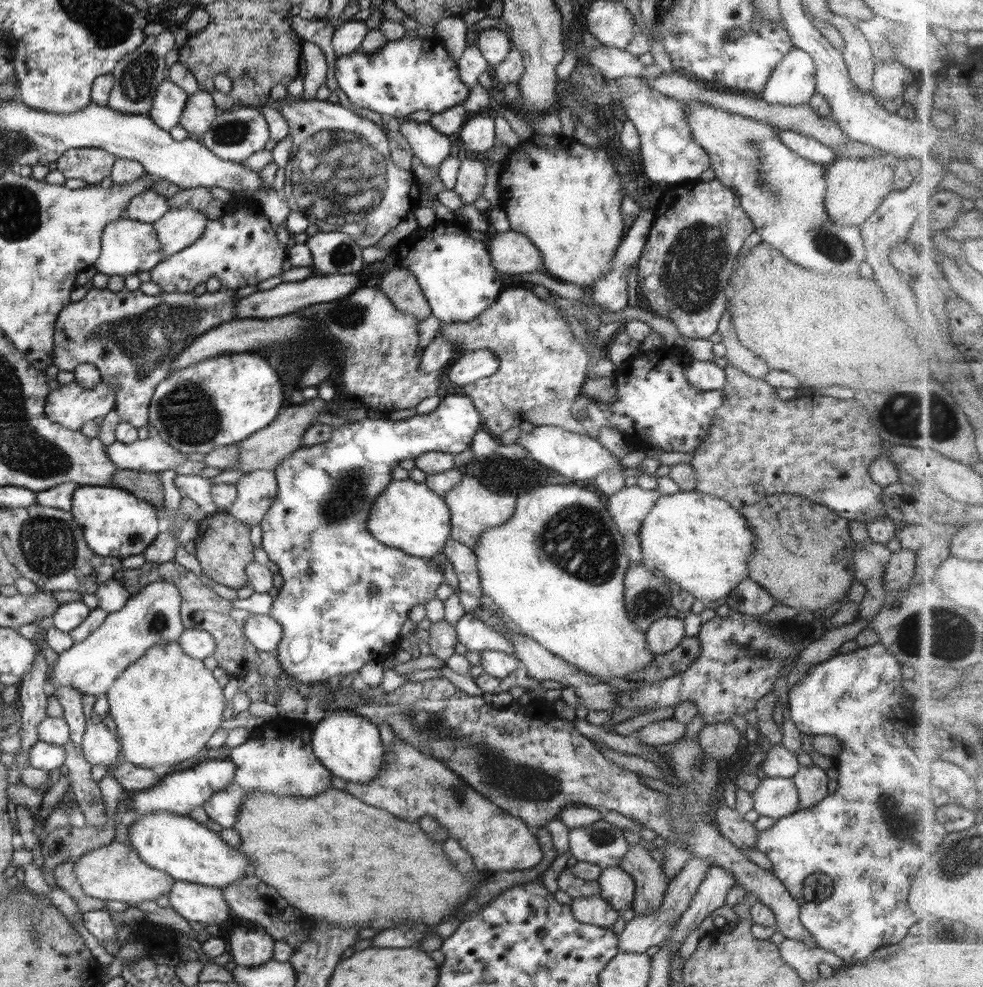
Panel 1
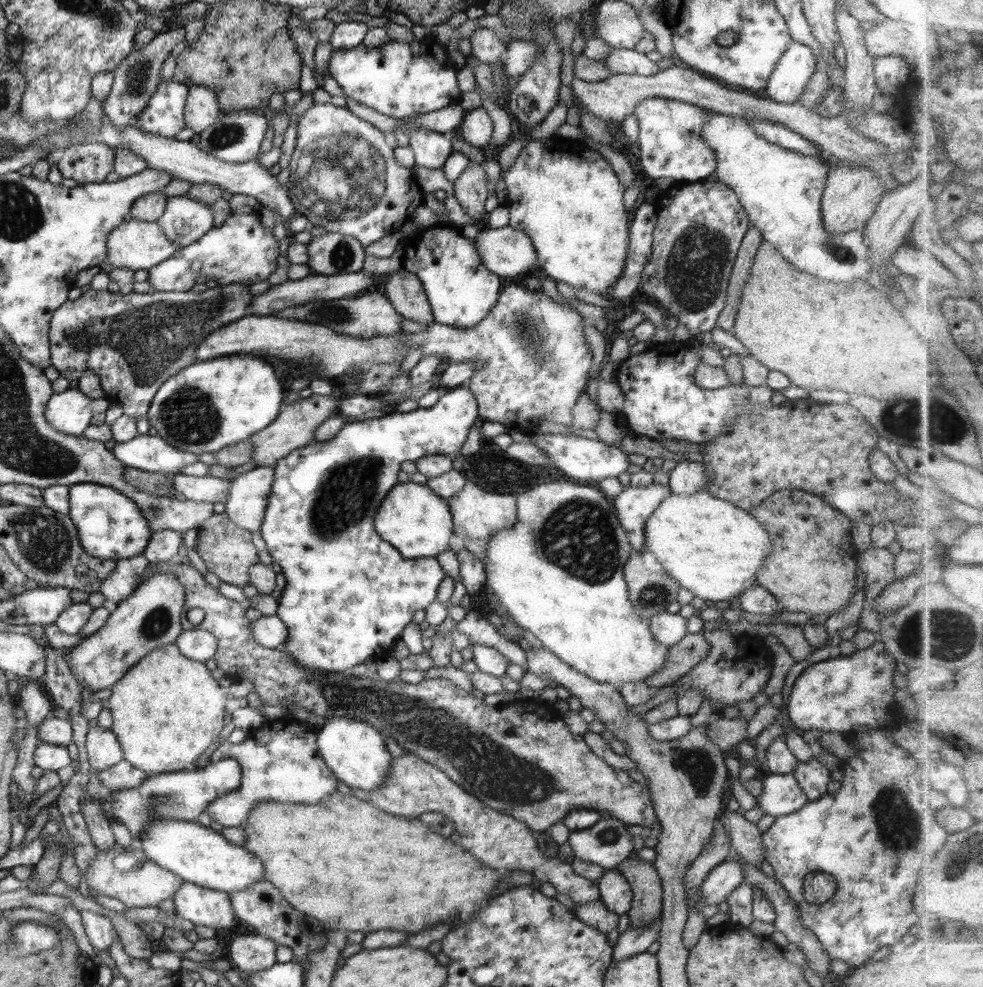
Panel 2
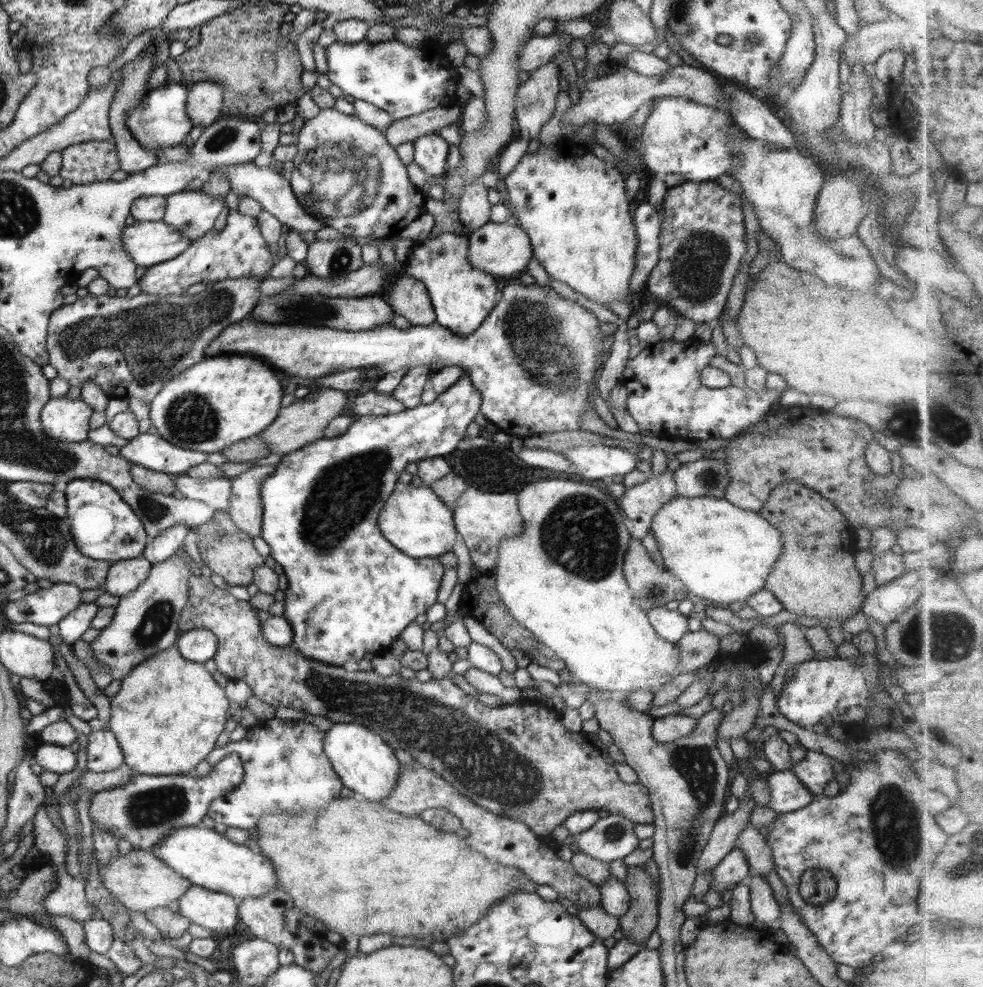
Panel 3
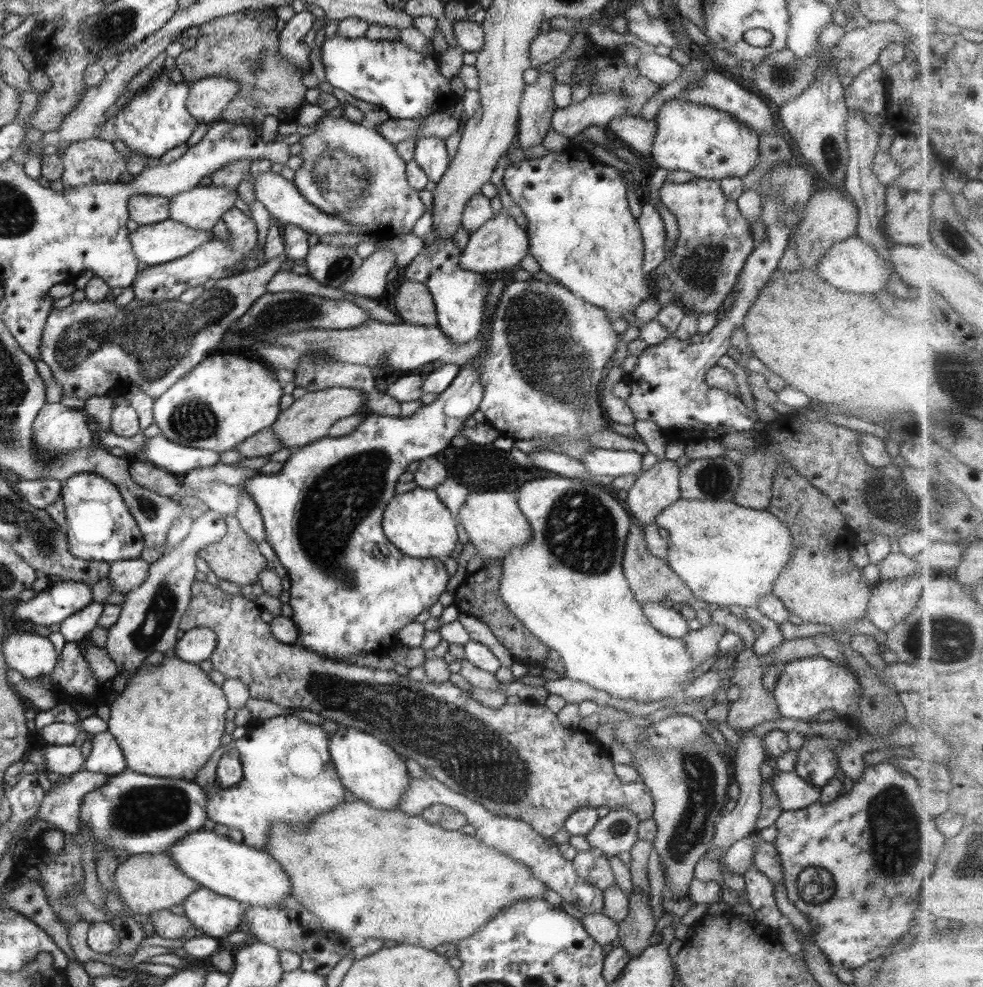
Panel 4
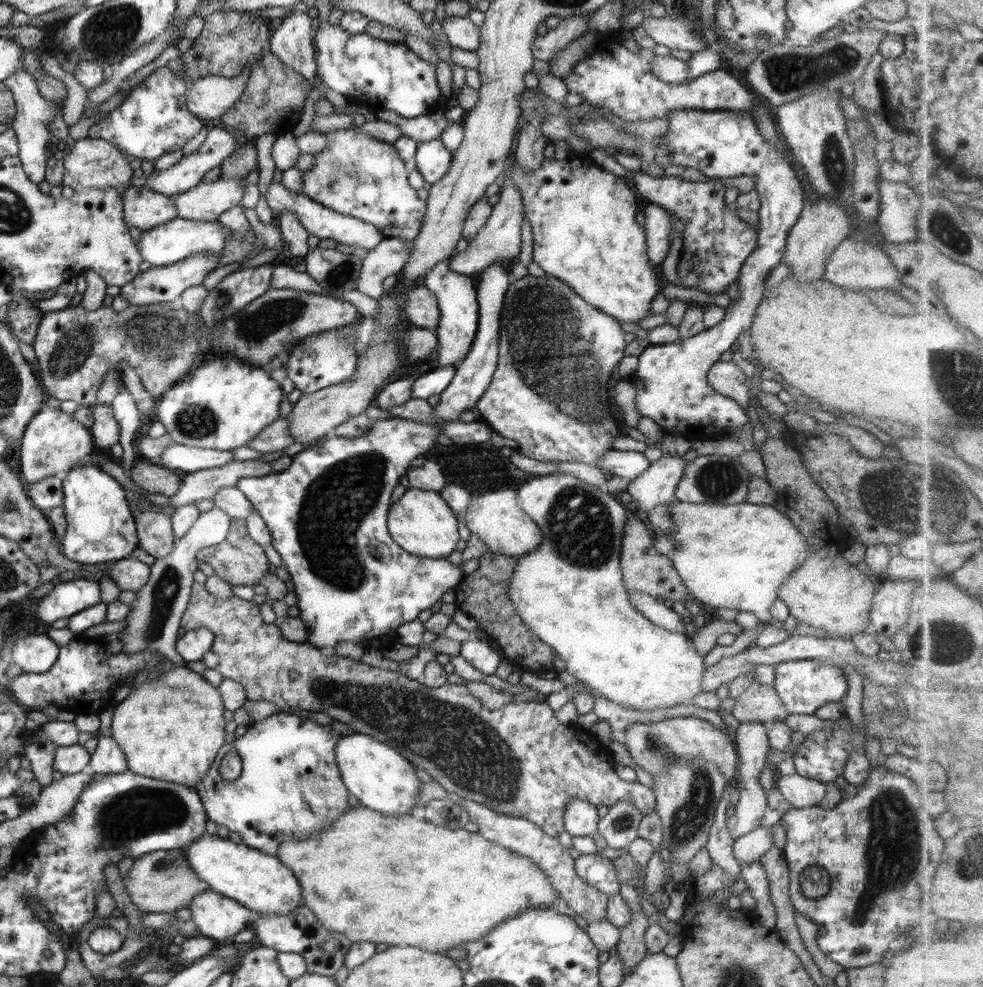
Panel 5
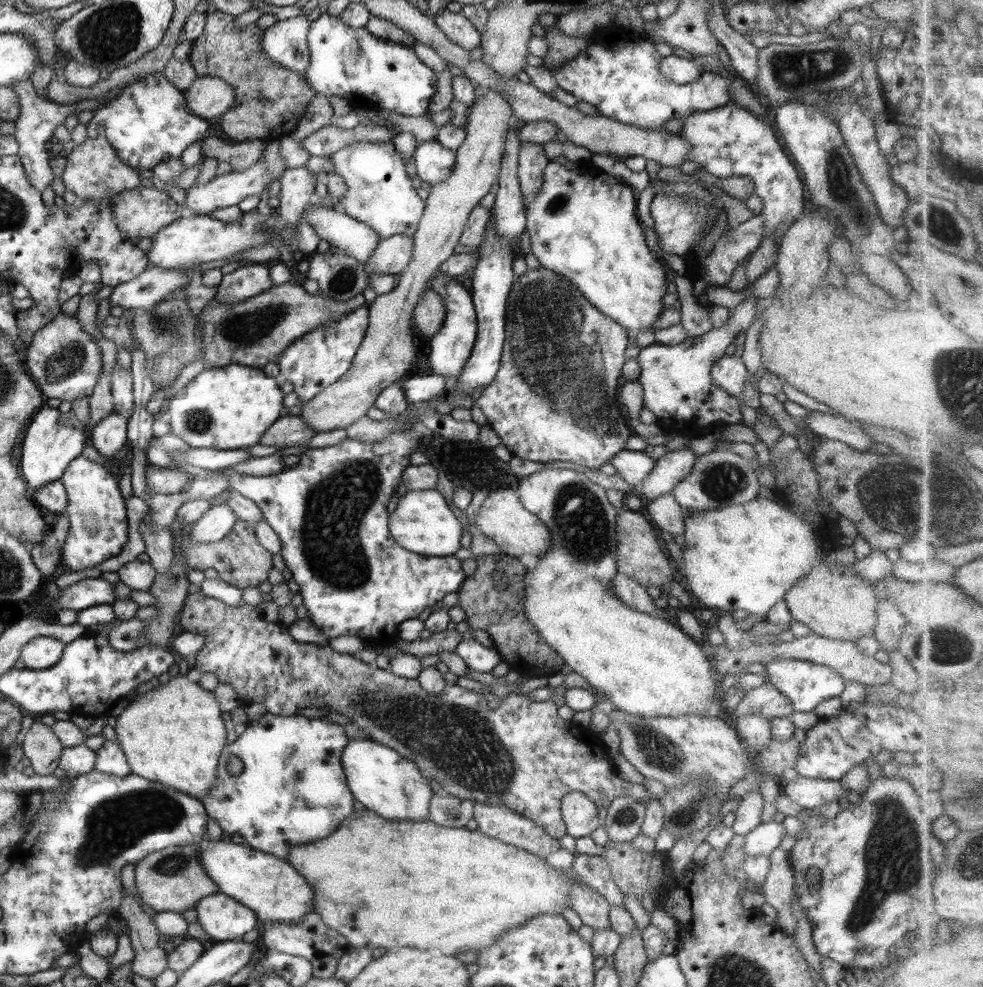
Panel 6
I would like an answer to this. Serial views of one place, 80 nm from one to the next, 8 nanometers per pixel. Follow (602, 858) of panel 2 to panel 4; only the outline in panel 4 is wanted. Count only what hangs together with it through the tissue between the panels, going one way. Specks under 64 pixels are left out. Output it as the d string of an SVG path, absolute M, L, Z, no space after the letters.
M617 808L611 810L605 817L599 818L594 828L585 835L590 842L592 854L594 856L604 856L612 858L624 852L630 852L631 846L639 839L637 837L637 826L641 820L627 808Z

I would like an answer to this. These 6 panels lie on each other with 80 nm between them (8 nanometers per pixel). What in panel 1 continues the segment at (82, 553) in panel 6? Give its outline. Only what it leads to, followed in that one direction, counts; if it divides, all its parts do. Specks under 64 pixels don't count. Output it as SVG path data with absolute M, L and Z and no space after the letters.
M80 485L73 494L70 511L82 527L90 550L98 556L123 559L142 555L160 530L164 529L154 505L118 486Z

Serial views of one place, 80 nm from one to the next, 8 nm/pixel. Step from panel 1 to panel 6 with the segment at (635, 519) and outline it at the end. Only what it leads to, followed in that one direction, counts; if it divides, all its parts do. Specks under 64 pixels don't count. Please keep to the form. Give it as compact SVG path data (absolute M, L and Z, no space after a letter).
M690 445L668 451L656 461L650 476L636 485L636 494L640 496L642 502L650 504L659 496L671 492L683 478L691 473L697 457Z

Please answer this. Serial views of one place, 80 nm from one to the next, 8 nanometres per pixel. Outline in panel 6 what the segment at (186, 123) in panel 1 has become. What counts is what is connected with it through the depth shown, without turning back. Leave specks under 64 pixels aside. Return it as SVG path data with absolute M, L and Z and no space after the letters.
M200 76L184 91L190 112L202 119L221 117L234 104L234 88L221 78Z

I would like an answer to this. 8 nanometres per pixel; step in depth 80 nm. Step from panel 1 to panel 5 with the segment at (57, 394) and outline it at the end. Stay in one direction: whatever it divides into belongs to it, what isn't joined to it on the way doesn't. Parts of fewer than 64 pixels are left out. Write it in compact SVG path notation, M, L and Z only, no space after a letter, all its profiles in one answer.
M45 406L42 407L40 413L34 415L21 441L19 457L21 476L25 478L25 483L29 484L40 482L51 476L62 476L66 470L83 460L88 452L92 452L95 443L92 431L79 421L72 420L69 413L64 414L60 410Z

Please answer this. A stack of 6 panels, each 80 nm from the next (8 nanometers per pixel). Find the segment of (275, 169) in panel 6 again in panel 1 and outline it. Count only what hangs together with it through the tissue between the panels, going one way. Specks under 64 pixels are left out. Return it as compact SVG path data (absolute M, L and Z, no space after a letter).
M194 207L169 208L152 224L165 258L194 244L204 233L208 221L204 211Z

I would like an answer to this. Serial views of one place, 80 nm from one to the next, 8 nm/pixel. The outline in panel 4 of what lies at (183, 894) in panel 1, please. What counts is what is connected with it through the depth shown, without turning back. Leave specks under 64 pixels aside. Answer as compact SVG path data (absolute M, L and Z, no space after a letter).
M202 886L182 905L192 925L202 934L221 941L240 928L238 925L247 911L241 902Z

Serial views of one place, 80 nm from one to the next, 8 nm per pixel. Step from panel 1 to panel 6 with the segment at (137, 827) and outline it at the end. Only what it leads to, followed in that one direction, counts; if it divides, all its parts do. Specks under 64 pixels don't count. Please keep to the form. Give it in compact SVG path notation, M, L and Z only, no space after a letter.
M205 838L198 851L198 862L218 885L220 892L251 908L261 923L300 922L315 910L314 889L288 861L232 841L212 842Z

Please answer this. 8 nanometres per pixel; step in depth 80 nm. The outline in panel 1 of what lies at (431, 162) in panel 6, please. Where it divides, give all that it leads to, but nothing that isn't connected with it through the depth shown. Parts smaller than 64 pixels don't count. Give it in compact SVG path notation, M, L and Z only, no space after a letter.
M399 120L399 132L413 148L413 156L426 167L438 167L450 156L451 139L438 133L432 125Z

